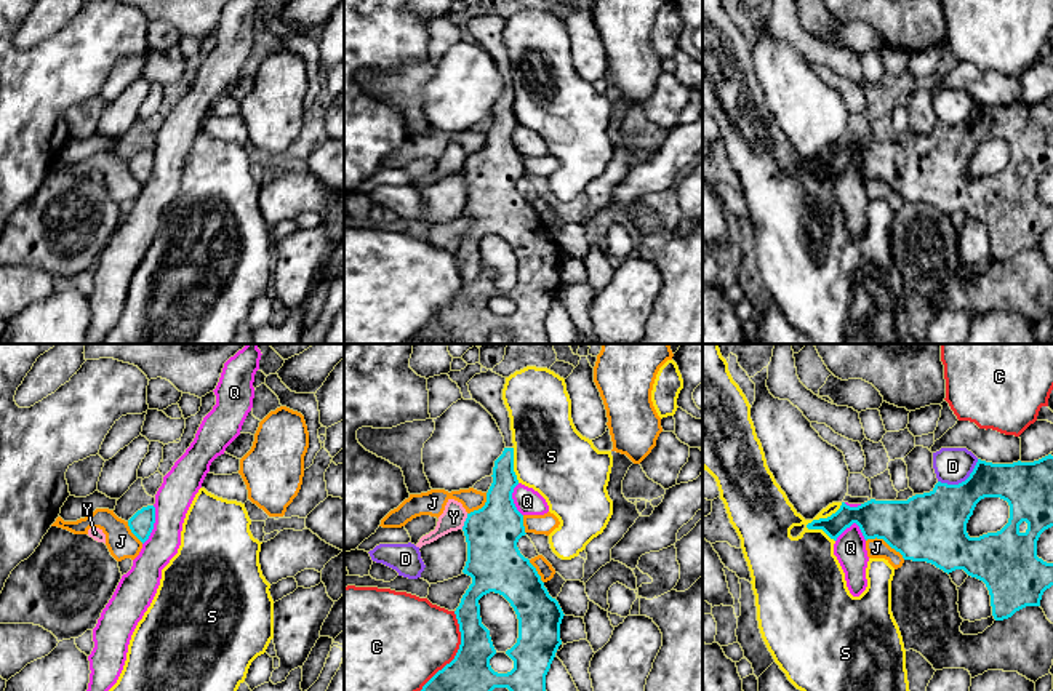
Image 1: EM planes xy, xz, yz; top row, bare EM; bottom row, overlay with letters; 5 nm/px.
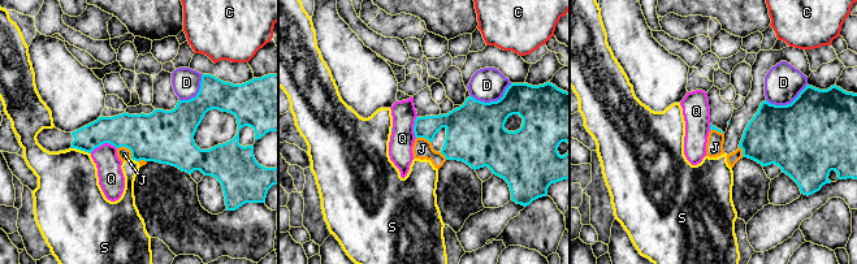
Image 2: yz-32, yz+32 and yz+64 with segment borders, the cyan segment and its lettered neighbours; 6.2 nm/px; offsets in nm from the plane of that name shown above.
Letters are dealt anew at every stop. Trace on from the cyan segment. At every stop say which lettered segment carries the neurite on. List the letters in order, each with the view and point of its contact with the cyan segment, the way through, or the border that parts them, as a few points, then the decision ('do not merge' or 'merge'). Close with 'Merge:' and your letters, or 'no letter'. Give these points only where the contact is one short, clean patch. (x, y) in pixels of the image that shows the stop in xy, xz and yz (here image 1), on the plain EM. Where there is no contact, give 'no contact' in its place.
C: contact xz (455, 299); do not merge
D: contact yz (962, 123); do not merge
J: contact yz (885, 183); do not merge
Q: contact xy (152, 167); border xy (154, 147), (154, 170), (143, 186); do not merge
S: contact yz (824, 160); do not merge
Y: contact xz (464, 163); do not merge
Merge: no letter

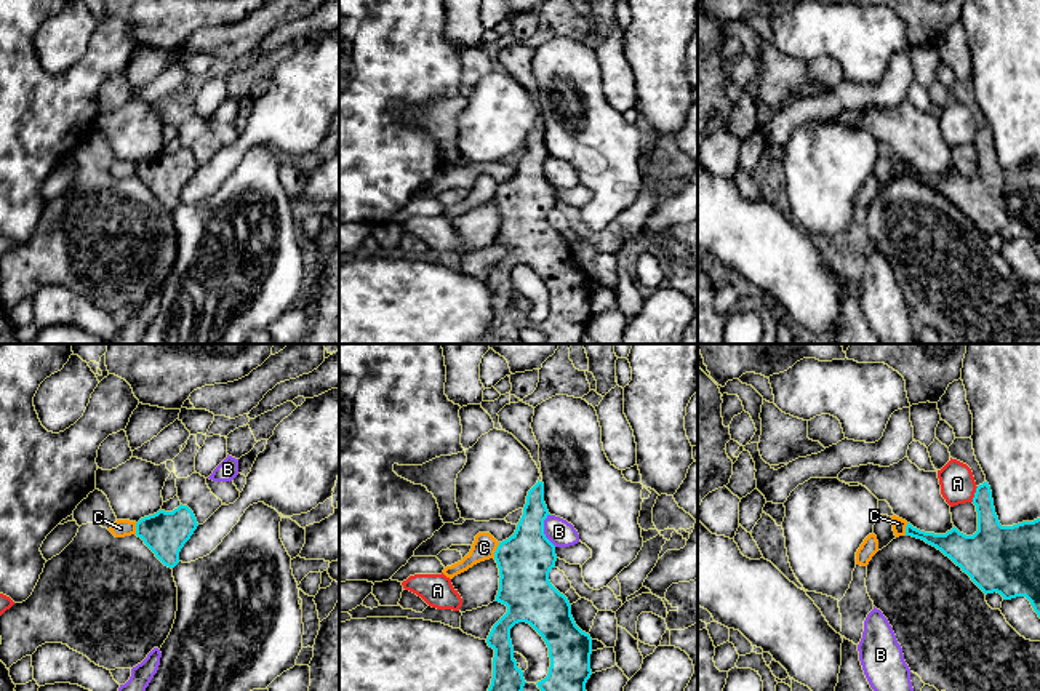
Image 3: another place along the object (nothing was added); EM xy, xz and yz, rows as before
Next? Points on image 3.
A: contact yz (975, 136); do not merge
B: contact xz (543, 171); border xz (548, 155), (544, 176), (556, 187); do not merge
C: contact xz (496, 192); do not merge
Merge: no letter

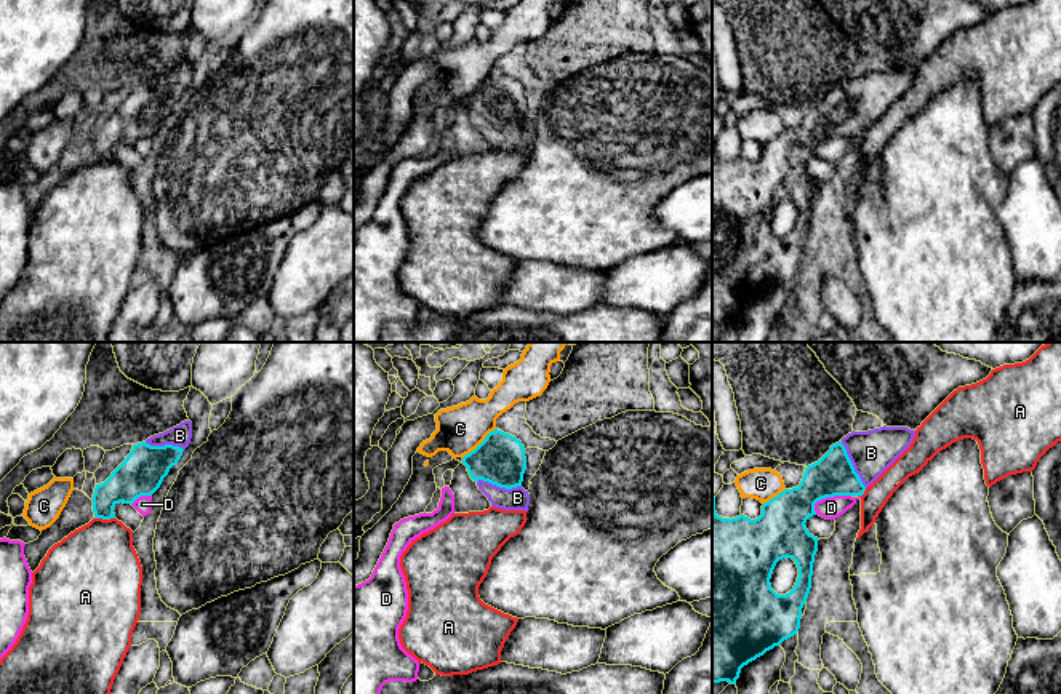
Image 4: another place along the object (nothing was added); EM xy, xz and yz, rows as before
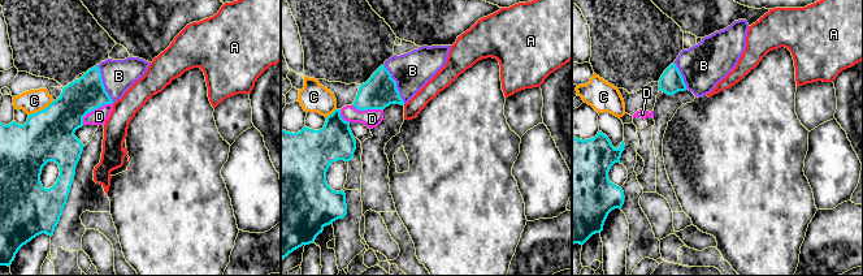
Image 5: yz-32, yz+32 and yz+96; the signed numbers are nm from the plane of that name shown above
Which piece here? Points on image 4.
A: contact xy (104, 160); do not merge
B: contact yz (852, 106); way yz (832, 117), (852, 106), (871, 95); merge
C: contact xz (480, 85); do not merge
D: contact yz (829, 138); do not merge
Merge: B

